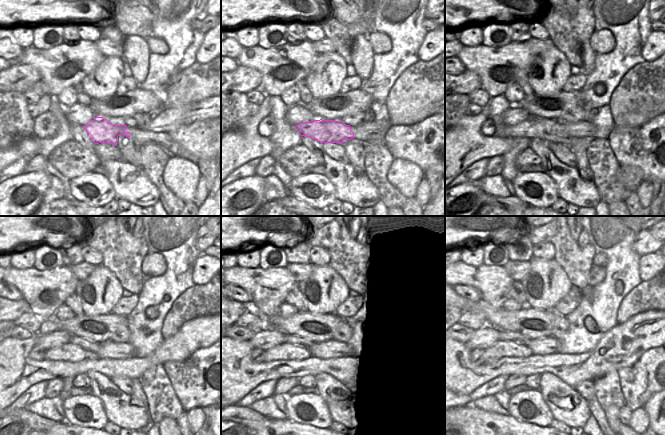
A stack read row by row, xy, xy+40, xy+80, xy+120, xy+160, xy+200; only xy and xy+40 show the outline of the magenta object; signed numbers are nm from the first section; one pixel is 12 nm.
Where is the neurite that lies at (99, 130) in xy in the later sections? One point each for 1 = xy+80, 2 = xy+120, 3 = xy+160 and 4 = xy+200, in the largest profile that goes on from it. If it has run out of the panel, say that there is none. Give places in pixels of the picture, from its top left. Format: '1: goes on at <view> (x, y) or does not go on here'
1: goes on at xy+80 (553, 131)
2: goes on at xy+120 (71, 352)
3: goes on at xy+160 (286, 351)
4: goes on at xy+200 (500, 349)

